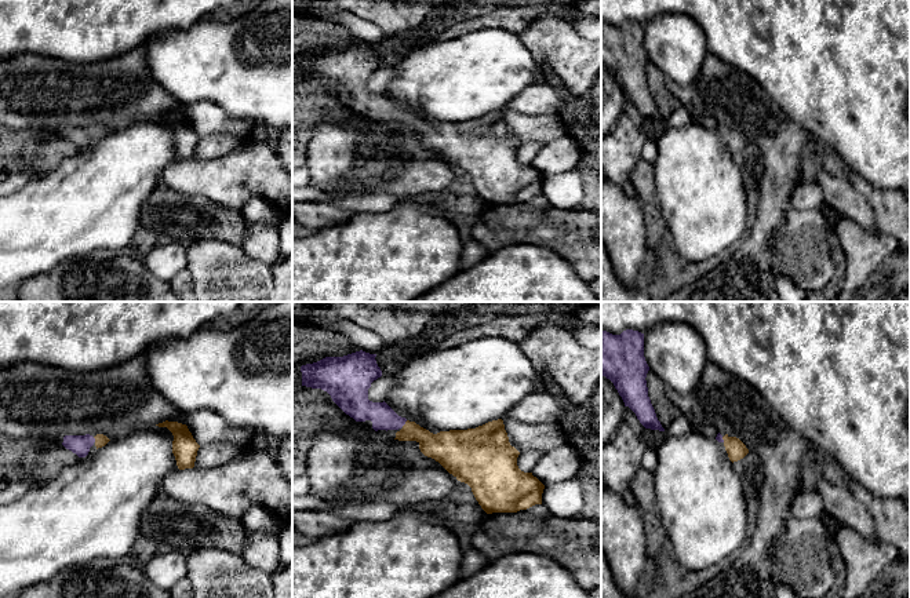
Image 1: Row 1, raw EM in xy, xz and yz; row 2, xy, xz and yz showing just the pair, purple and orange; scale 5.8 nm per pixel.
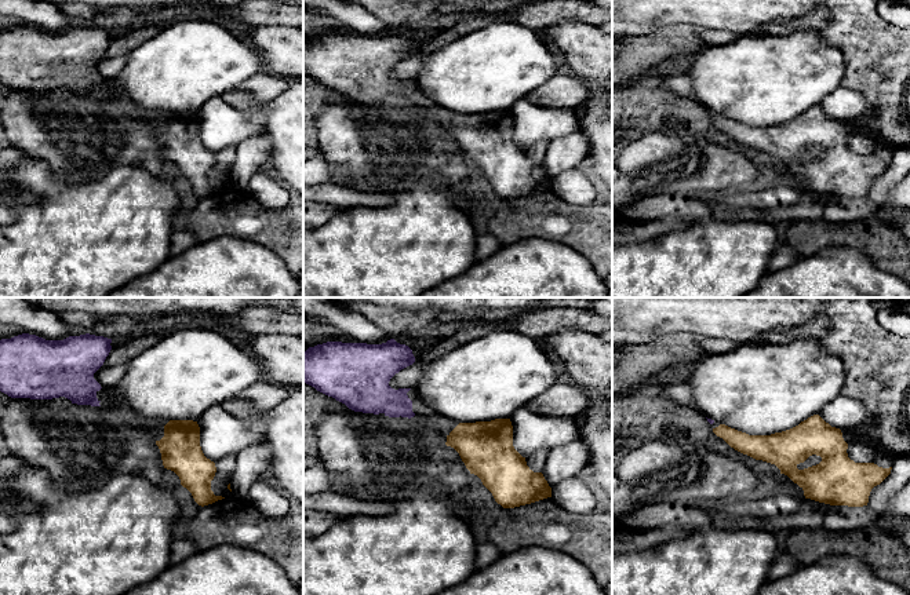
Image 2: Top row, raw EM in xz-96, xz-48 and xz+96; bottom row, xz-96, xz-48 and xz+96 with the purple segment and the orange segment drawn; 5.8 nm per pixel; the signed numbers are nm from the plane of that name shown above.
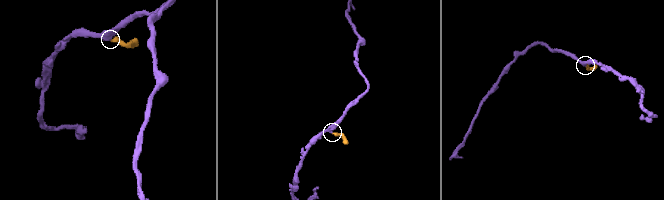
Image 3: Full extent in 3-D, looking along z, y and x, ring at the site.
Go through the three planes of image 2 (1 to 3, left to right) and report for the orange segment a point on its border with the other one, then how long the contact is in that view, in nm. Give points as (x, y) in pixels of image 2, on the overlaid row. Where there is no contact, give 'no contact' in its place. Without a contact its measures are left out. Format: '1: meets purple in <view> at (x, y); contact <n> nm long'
1: no contact
2: no contact
3: no contact

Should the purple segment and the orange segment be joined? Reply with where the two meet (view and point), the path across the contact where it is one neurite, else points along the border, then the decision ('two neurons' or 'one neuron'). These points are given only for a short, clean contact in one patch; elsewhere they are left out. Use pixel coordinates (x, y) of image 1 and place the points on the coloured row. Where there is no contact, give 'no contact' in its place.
meets purple in xz at (404, 423); runs through xz (383, 418), (404, 423), (432, 445), (440, 447); one neuron

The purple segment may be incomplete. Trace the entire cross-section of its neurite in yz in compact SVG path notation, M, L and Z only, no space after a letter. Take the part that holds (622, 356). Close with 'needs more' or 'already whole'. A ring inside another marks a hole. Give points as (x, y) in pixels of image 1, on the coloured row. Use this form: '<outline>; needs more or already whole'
M601 329L601 375L609 379L625 406L629 406L645 429L665 431L648 397L644 357L644 333L626 329L612 335Z; already whole

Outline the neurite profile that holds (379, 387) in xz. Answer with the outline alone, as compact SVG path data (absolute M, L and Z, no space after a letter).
M382 375L371 383L371 387L368 389L368 400L372 402L383 402L387 391L394 386L394 375Z

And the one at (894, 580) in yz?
M899 554L887 565L859 598L909 598L910 559Z

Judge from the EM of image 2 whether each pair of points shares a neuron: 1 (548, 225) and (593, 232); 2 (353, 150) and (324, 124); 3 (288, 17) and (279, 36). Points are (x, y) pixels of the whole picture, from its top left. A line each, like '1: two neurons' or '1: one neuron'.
1: one neuron
2: one neuron
3: two neurons

